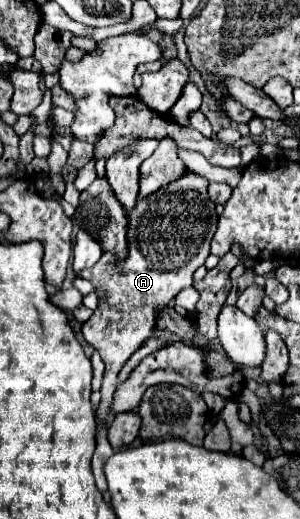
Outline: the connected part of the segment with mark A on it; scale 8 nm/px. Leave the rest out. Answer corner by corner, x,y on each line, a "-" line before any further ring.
185,171
185,177
171,181
169,185
163,185
157,193
151,193
149,197
137,199
135,207
129,211
129,225
127,225
127,241
129,241
129,253
125,261
117,261
113,253
103,253
97,265
83,269
77,273
77,277
89,279
93,285
103,285
105,297
99,299
99,309
81,325
81,335
83,339
95,347
95,351
101,355
105,363
105,377
103,377
103,387
101,387
101,403
99,403
99,419
101,421
111,421
111,401
113,393
119,385
119,371
125,365
125,361
139,349
139,345
151,337
157,325
157,313
185,287
193,285
193,273
205,263
209,257
209,243
215,235
217,229
217,213
215,213
215,203
207,195
209,181
193,171

